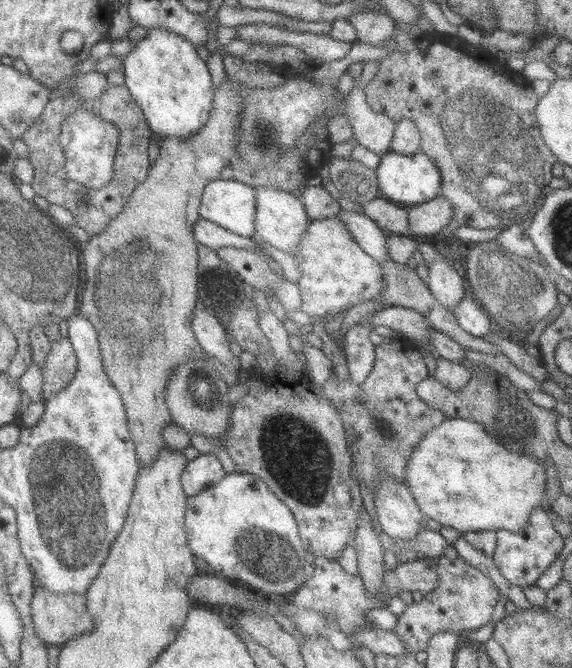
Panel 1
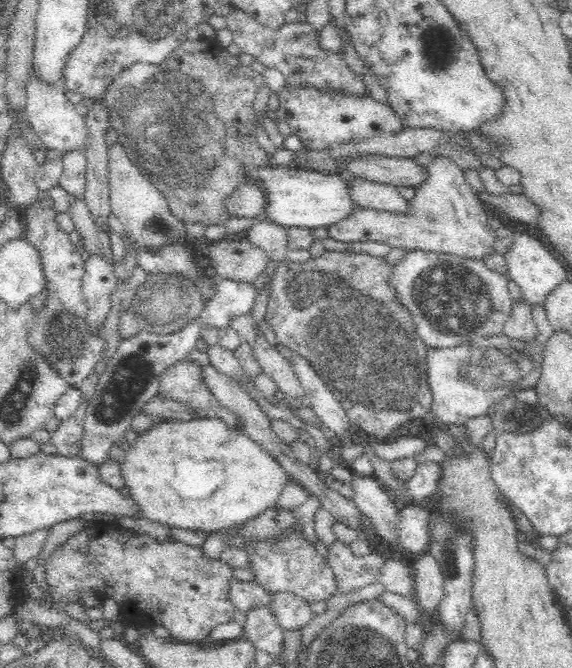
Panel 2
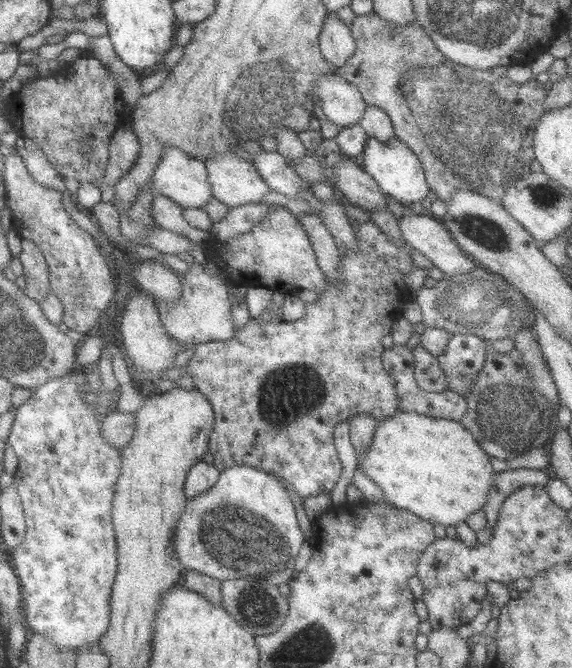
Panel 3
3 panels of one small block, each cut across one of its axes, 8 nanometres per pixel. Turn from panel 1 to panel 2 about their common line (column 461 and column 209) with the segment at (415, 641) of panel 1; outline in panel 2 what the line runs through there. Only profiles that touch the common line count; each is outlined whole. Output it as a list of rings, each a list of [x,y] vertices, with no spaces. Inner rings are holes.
[[[94,524],[69,536],[44,562],[49,593],[41,603],[48,607],[80,603],[82,592],[104,594],[126,610],[126,620],[164,626],[183,643],[206,642],[212,628],[234,620],[235,606],[229,597],[231,566],[206,557],[199,546],[176,540],[160,544],[130,529]]]

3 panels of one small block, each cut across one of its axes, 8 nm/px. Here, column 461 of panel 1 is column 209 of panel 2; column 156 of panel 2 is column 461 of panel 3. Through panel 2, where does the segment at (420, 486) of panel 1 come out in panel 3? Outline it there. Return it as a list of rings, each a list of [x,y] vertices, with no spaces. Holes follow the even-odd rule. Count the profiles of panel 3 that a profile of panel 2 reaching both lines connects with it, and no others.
[[[416,412],[398,413],[394,417],[382,422],[381,427],[376,433],[371,450],[369,450],[367,454],[360,456],[359,464],[366,470],[366,474],[370,475],[380,486],[384,487],[388,498],[396,507],[418,514],[420,518],[428,519],[442,526],[457,527],[460,522],[465,522],[471,514],[483,510],[491,494],[491,486],[495,484],[496,472],[492,469],[492,464],[490,464],[490,455],[483,449],[482,444],[475,438],[475,435],[473,435],[461,421],[452,421],[451,419],[437,418]]]

